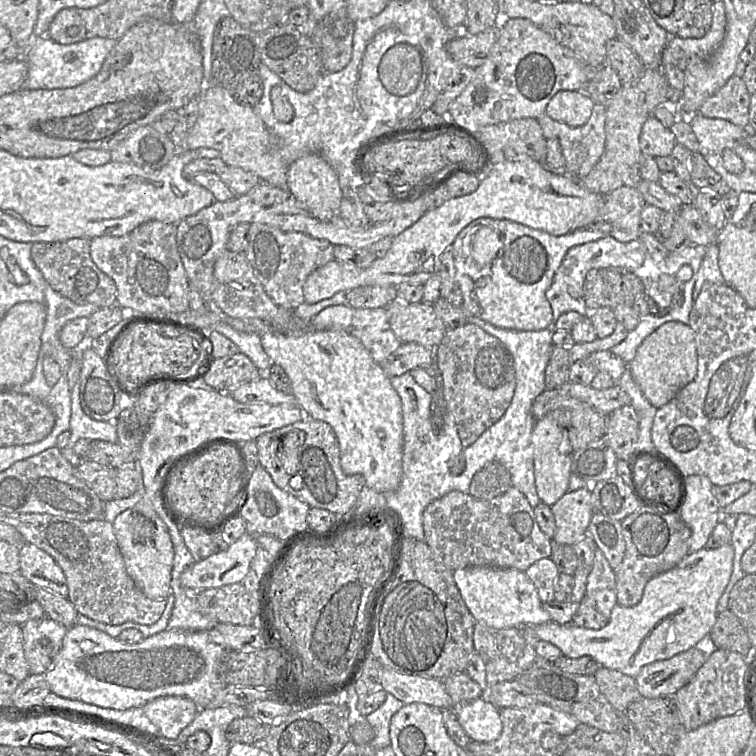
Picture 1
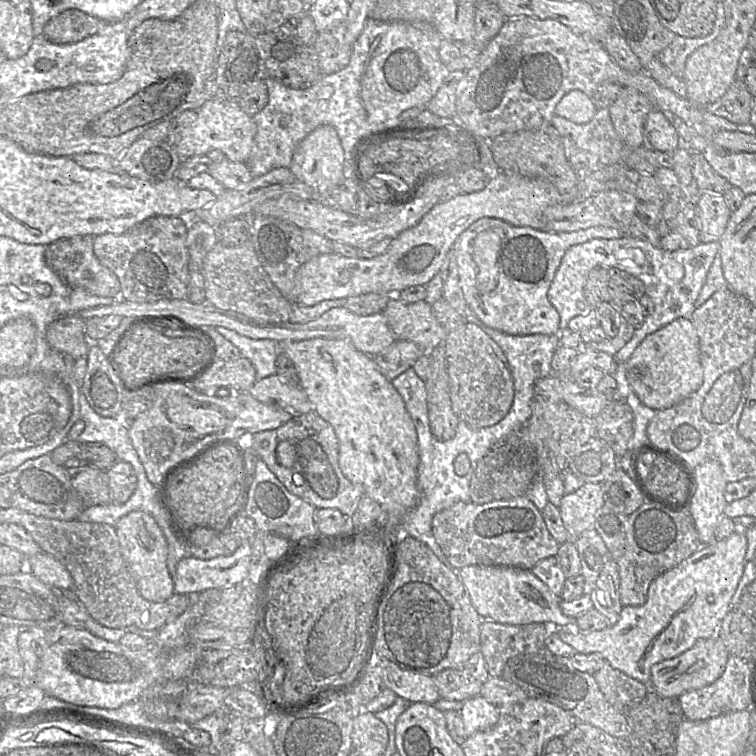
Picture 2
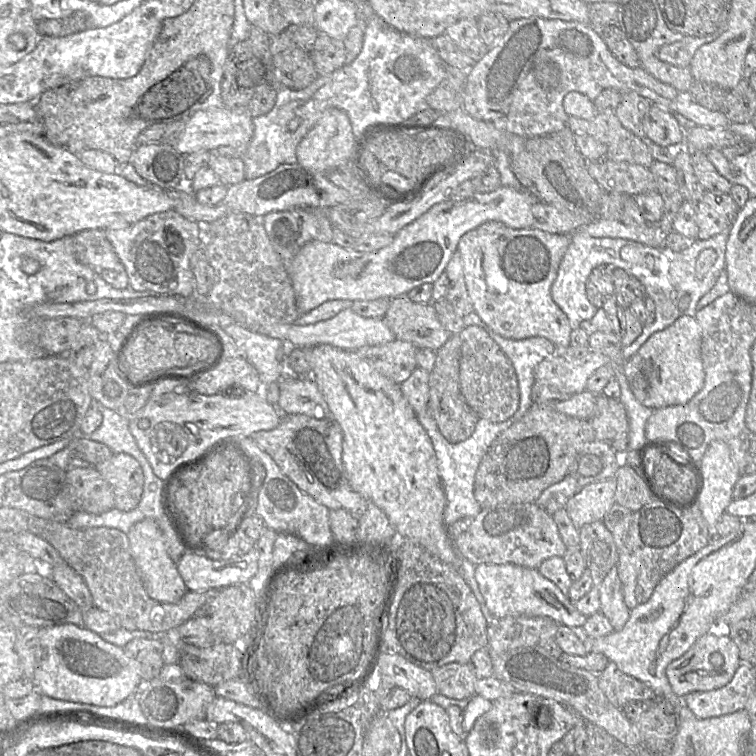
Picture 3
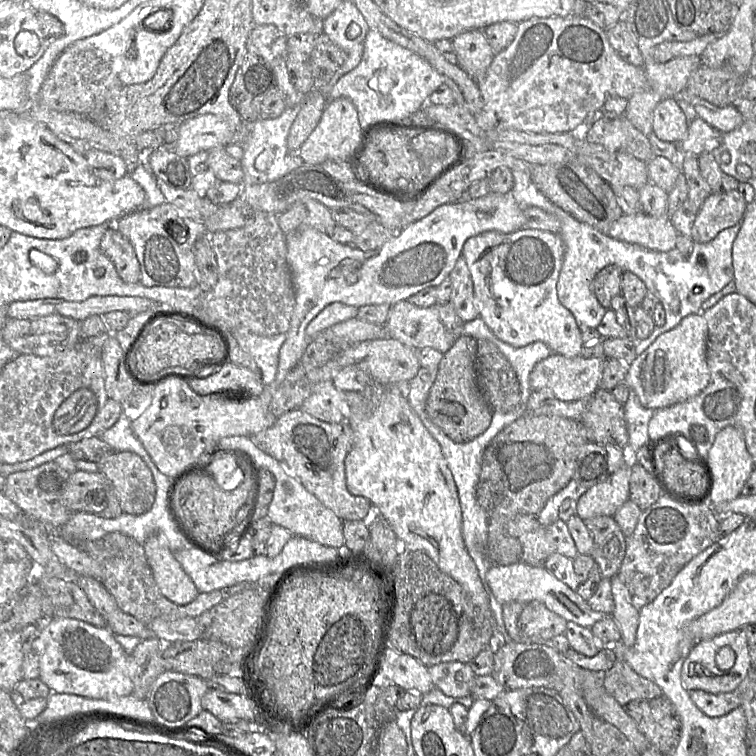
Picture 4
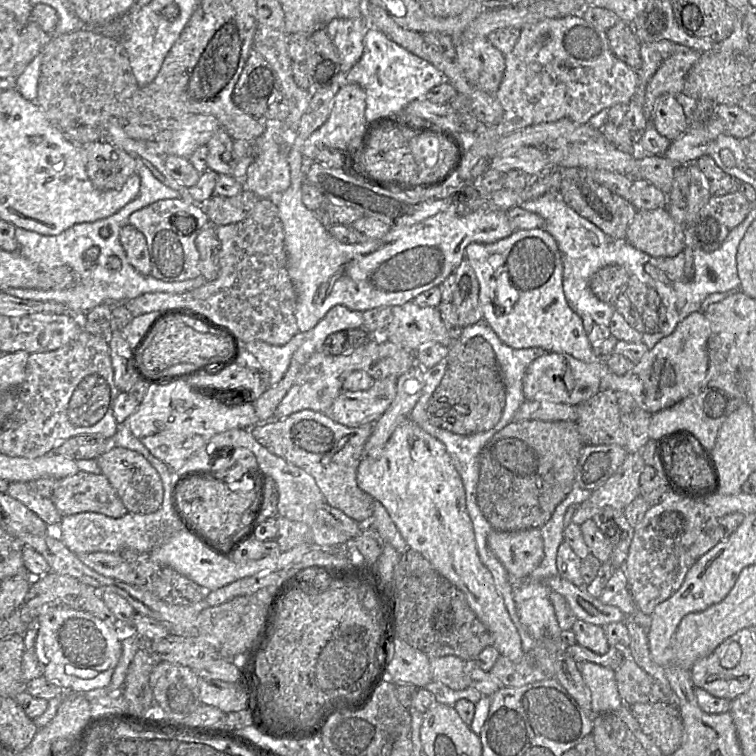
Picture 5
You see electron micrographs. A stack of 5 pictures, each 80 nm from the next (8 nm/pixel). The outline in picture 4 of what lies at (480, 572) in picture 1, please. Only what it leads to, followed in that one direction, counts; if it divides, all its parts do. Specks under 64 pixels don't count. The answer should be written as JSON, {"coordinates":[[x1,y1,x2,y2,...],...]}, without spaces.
{"coordinates":[[522,562,502,566,493,565,485,576,485,588,489,589,494,598,501,604,509,602,520,602,528,604,540,602,546,608,568,622,574,622,582,627,591,628,596,622,611,616,603,612,591,609,588,602,572,590,565,583,558,580,543,566,531,566]]}

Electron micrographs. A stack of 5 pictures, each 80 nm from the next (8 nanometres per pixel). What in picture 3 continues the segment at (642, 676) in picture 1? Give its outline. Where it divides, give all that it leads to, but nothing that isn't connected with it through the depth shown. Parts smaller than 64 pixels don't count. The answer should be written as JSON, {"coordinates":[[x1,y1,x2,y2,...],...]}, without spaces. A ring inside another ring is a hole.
{"coordinates":[[716,629,698,638,688,652,672,661,666,668,666,675,673,692,678,696,683,697,691,692,710,691,727,685,732,680,740,662,741,659,739,657,739,648,737,645,726,633,720,631,720,629],[715,652,721,653,724,657,724,664,720,668,713,666,710,661,711,655]]}

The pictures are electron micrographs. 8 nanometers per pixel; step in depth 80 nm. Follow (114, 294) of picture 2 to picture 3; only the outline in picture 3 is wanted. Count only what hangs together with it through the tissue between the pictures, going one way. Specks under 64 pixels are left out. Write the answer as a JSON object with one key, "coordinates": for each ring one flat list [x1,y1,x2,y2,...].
{"coordinates":[[91,229,74,235,76,256,91,267,105,282,125,289,129,281,123,264,106,238,105,230]]}

